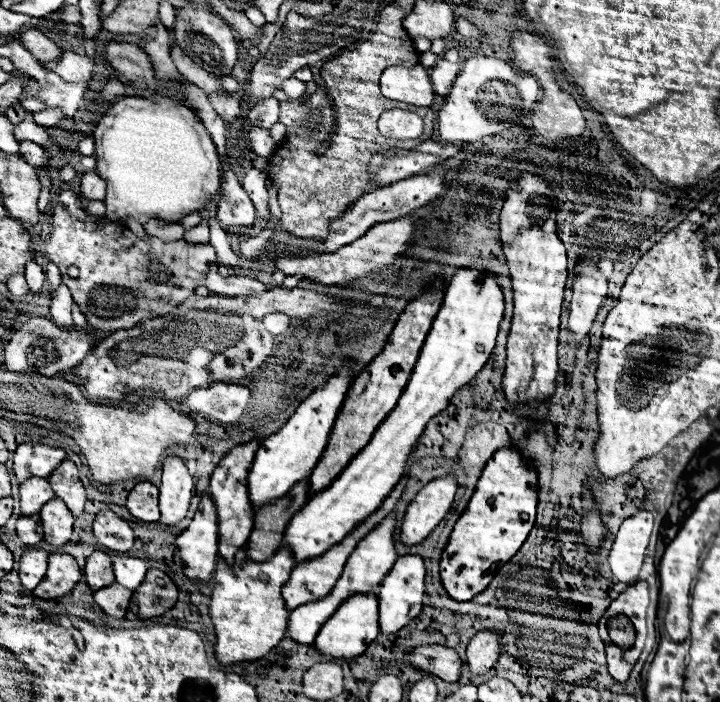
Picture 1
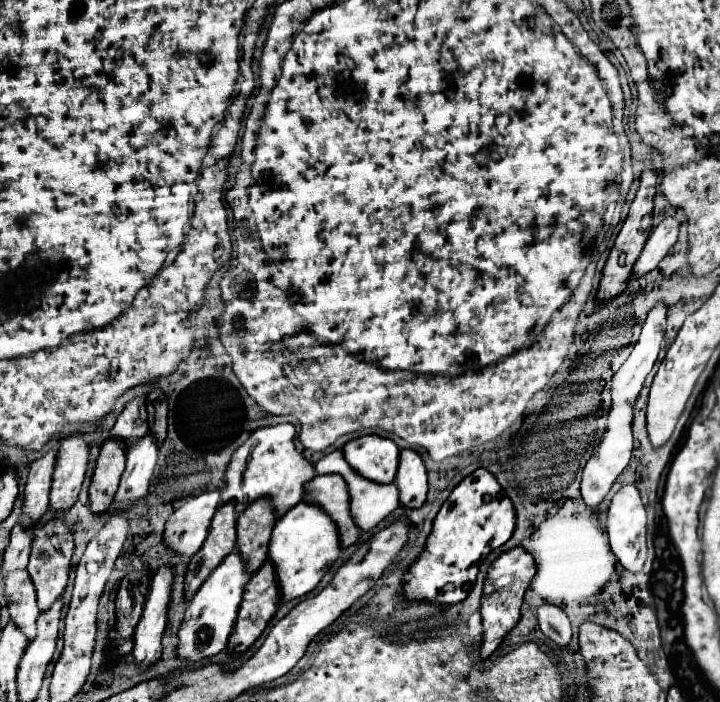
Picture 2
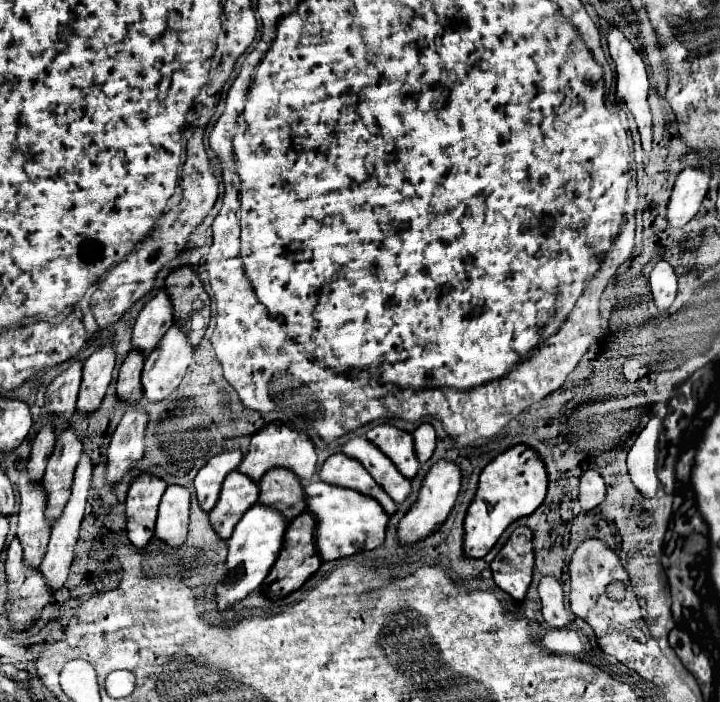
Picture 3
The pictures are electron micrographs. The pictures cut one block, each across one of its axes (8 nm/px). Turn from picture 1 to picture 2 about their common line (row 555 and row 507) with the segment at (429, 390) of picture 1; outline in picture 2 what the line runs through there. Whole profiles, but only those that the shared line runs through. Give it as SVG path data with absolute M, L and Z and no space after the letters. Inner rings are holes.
M300 502L292 510L288 510L284 516L280 516L272 530L268 556L276 568L282 602L288 602L296 596L304 596L310 590L314 590L320 578L342 556L342 552L344 548L340 544L338 526L326 514L326 510L322 510L318 504Z

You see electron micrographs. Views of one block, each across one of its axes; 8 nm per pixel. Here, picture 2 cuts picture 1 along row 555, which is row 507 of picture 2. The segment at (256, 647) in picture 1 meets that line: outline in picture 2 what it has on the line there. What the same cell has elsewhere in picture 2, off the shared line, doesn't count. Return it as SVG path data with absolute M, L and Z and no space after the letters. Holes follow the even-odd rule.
M278 424L258 428L250 434L246 444L234 452L228 470L226 470L226 484L222 488L222 504L226 500L236 502L236 510L242 512L254 500L266 496L272 500L274 510L278 516L286 514L294 504L302 502L304 486L316 476L314 466L294 448L294 426L292 424Z

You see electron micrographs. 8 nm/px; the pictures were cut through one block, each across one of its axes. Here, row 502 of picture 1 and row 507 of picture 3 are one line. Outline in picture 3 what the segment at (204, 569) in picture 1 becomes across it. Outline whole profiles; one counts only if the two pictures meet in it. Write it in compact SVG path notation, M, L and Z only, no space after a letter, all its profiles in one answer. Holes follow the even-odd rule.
M232 450L232 452L222 452L210 458L208 464L200 468L200 472L194 478L194 488L196 488L198 504L204 512L210 512L216 506L226 474L236 470L240 460L242 460L242 452Z

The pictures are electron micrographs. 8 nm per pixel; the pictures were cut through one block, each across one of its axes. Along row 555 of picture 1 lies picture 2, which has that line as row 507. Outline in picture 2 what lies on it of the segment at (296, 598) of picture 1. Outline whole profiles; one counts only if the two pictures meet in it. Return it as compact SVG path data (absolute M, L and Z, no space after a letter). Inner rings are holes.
M318 474L306 486L306 502L322 506L332 520L338 524L344 546L350 546L358 540L360 528L356 526L350 514L350 494L344 478L340 474Z

